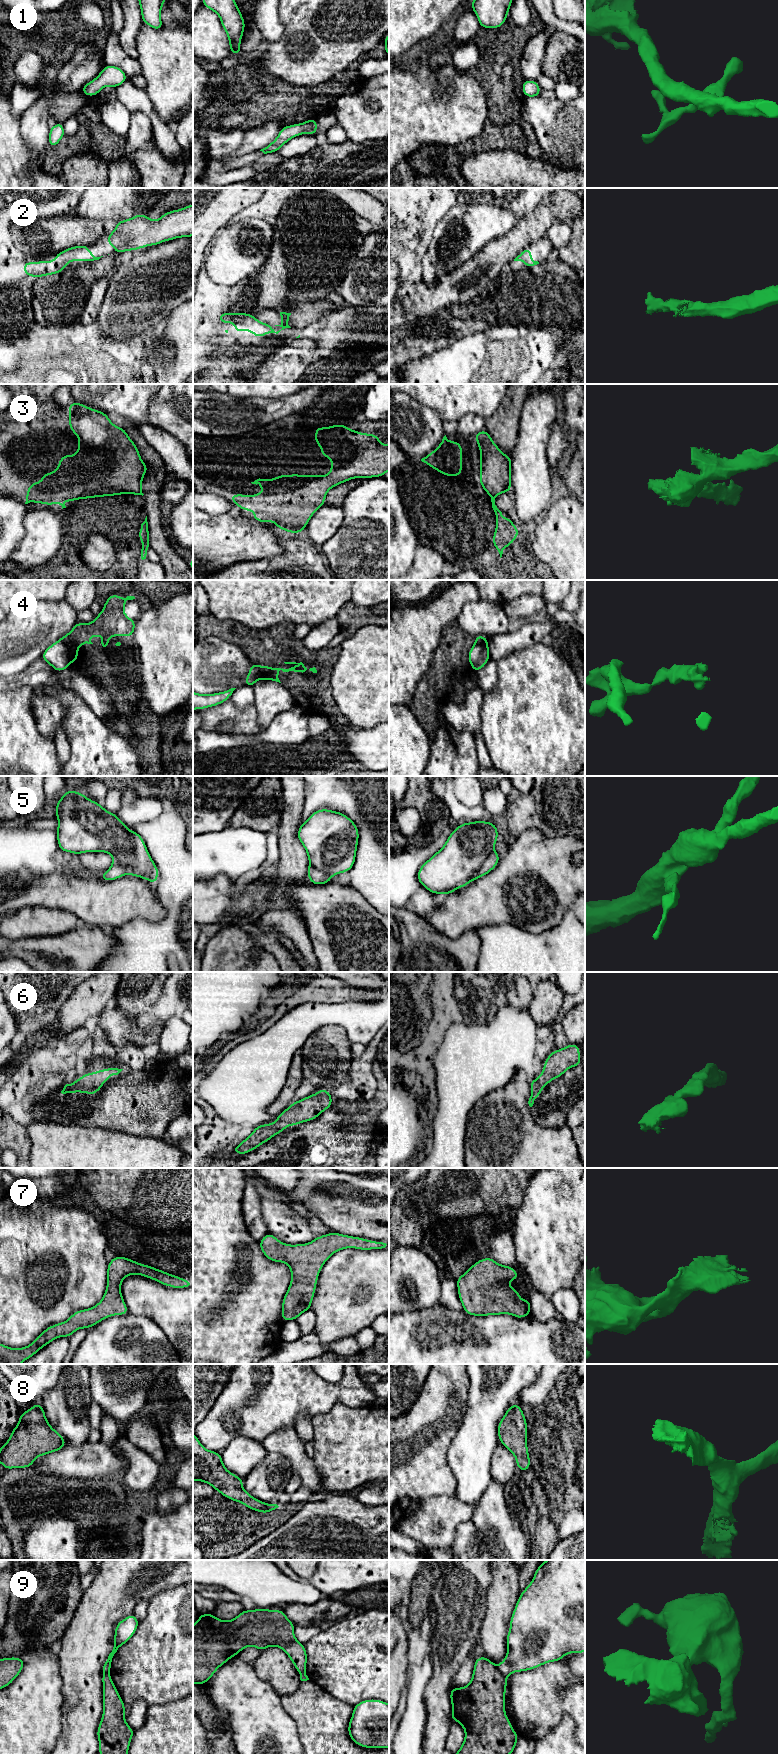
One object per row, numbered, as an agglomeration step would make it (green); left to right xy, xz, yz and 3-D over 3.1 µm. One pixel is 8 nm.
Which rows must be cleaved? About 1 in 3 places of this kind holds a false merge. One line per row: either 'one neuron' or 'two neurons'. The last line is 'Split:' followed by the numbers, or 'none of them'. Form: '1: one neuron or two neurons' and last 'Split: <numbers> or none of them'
1: one neuron
2: one neuron
3: one neuron
4: two neurons
5: one neuron
6: one neuron
7: one neuron
8: one neuron
9: two neurons
Split: 4, 9

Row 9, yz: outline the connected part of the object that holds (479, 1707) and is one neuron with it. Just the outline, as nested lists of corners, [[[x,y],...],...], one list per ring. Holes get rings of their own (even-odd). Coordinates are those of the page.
[[[486,1656],[477,1657],[473,1675],[468,1685],[451,1687],[450,1700],[454,1708],[451,1720],[459,1722],[465,1730],[460,1749],[454,1754],[511,1754],[514,1752],[519,1735],[515,1733],[505,1713],[506,1677],[498,1666]]]

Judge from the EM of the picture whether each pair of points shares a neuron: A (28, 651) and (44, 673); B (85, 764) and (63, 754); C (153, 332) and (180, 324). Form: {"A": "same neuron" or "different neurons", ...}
{"A": "different neurons", "B": "different neurons", "C": "same neuron"}

